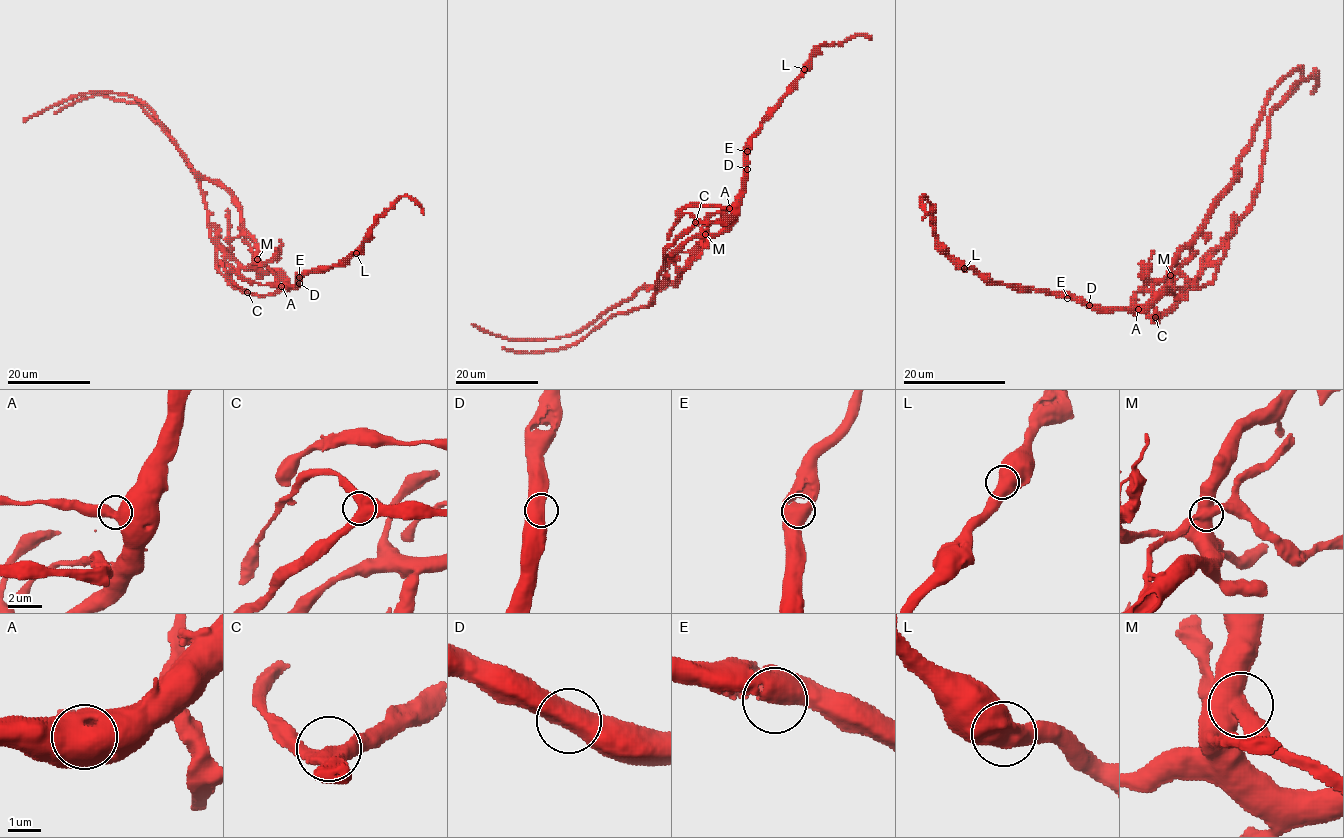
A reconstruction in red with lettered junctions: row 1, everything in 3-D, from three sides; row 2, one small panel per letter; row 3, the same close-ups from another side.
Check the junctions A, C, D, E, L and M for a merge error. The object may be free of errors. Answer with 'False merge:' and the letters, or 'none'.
False merge: M

